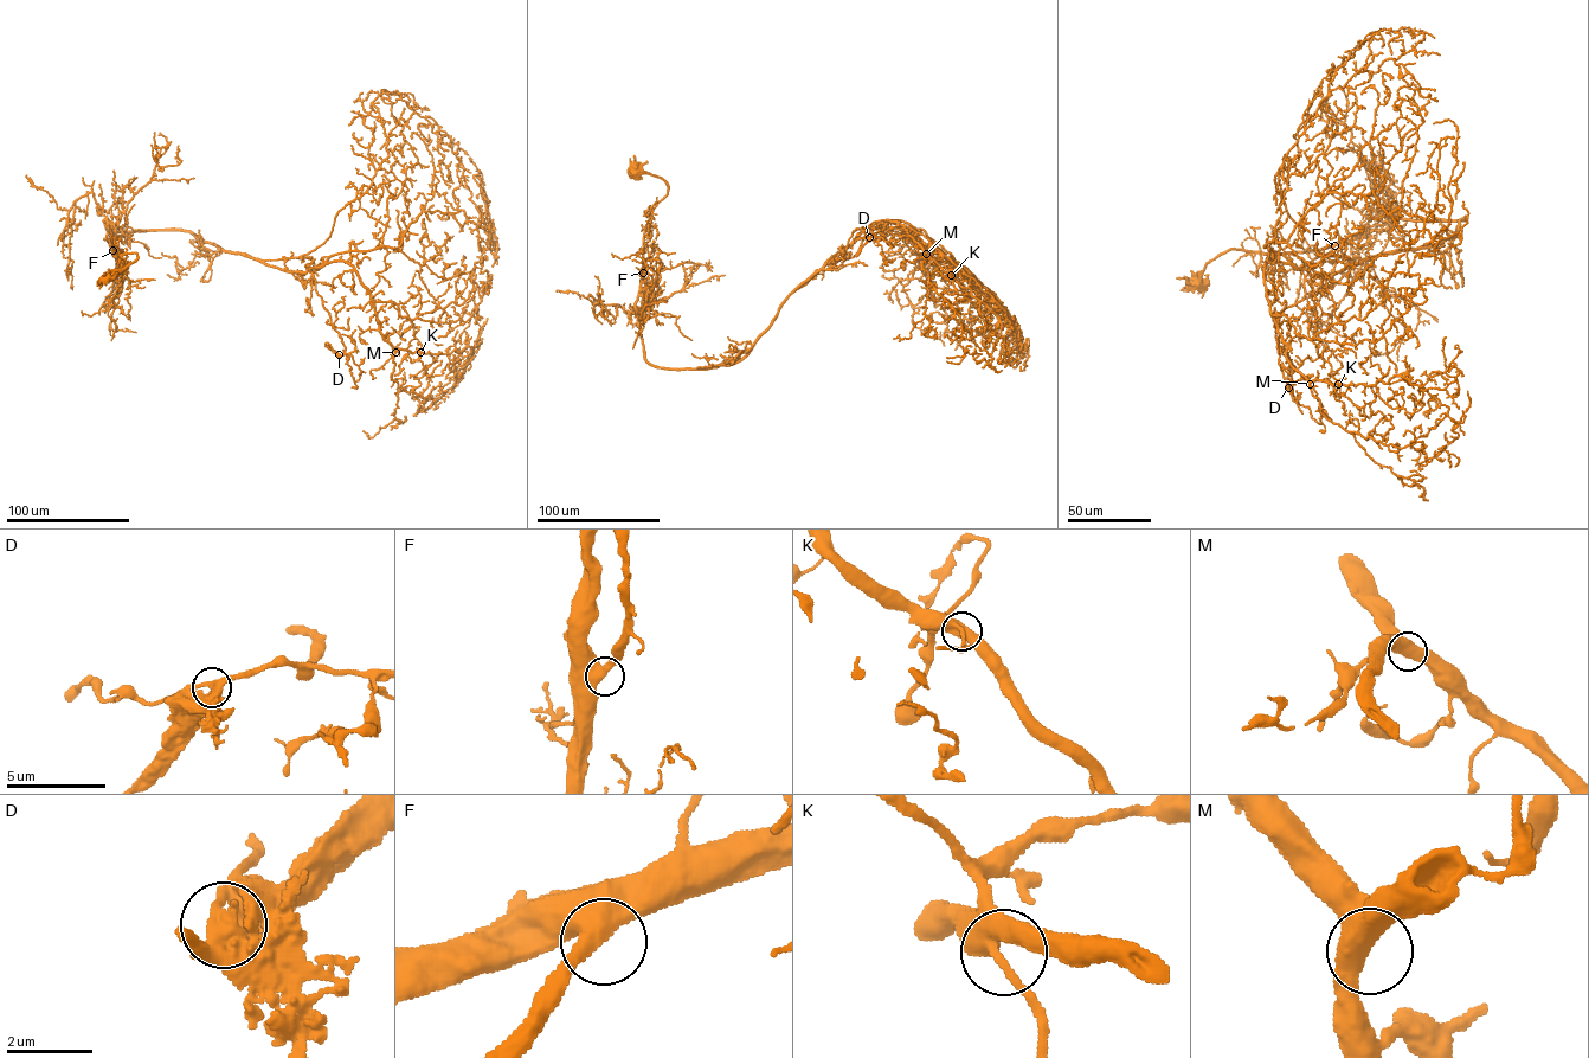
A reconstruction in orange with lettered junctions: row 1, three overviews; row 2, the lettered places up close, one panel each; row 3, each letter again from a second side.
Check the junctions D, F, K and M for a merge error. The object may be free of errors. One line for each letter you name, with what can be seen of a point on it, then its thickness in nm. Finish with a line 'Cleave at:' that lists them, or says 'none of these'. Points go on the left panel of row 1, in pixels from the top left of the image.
D: (339, 354) | 420 nm
Cleave at: D

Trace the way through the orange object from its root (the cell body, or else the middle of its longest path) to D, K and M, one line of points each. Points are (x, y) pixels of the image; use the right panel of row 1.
D: (1196, 282), (1230, 249), (1307, 252), (1396, 218), (1465, 218), (1434, 244), (1308, 274), (1275, 326), (1288, 388)
K: (1196, 282), (1230, 249), (1465, 218), (1330, 274), (1266, 262), (1286, 359), (1338, 384)
M: (1196, 282), (1230, 249), (1465, 218), (1330, 274), (1266, 262), (1286, 359), (1310, 384)

